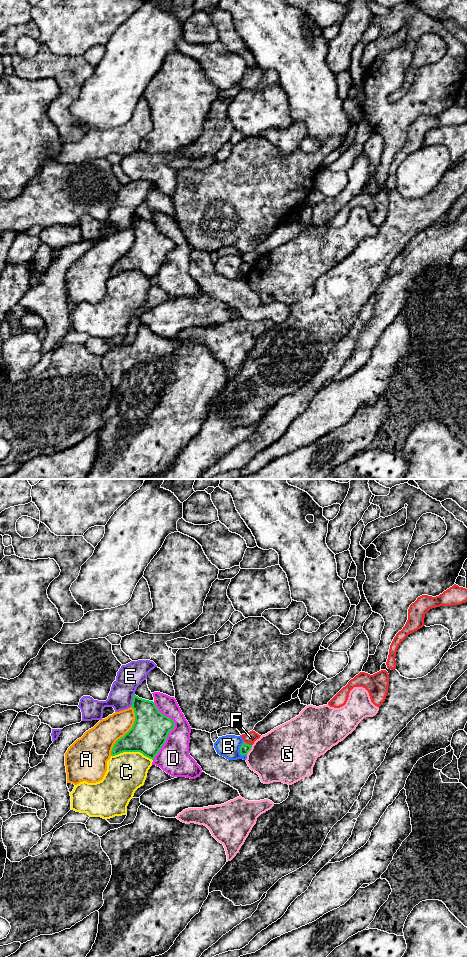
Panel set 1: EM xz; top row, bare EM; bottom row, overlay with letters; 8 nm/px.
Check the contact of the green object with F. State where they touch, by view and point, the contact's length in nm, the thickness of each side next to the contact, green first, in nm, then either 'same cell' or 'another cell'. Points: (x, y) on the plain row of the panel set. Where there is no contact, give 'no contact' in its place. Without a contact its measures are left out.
xz (248, 264) | 70 nm | 80/90 nm | another cell

